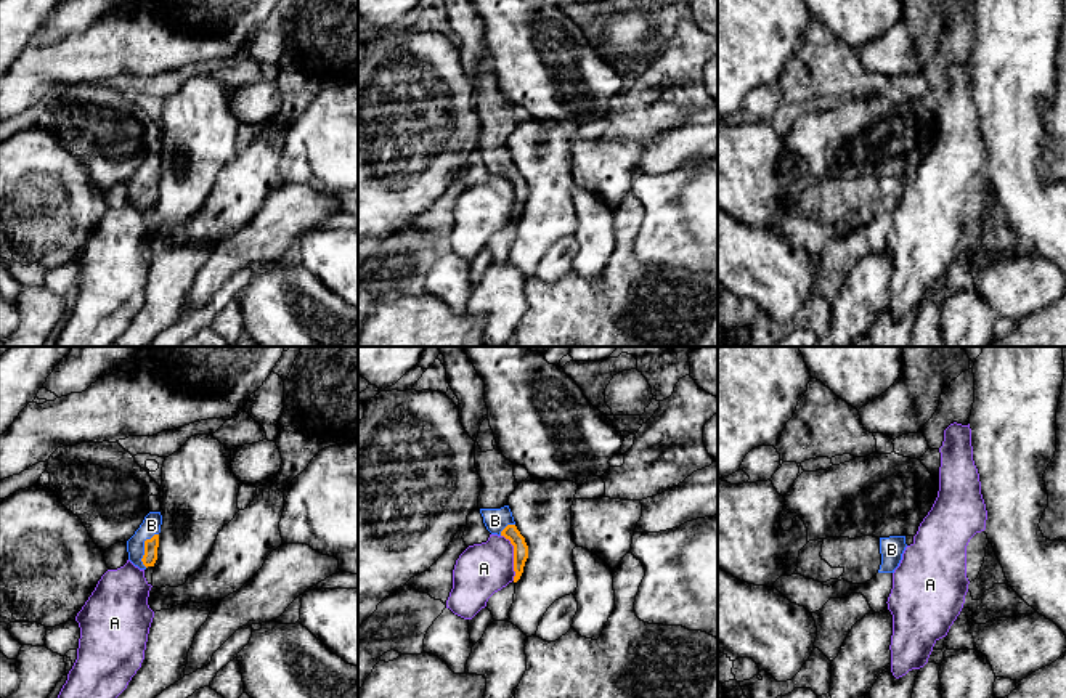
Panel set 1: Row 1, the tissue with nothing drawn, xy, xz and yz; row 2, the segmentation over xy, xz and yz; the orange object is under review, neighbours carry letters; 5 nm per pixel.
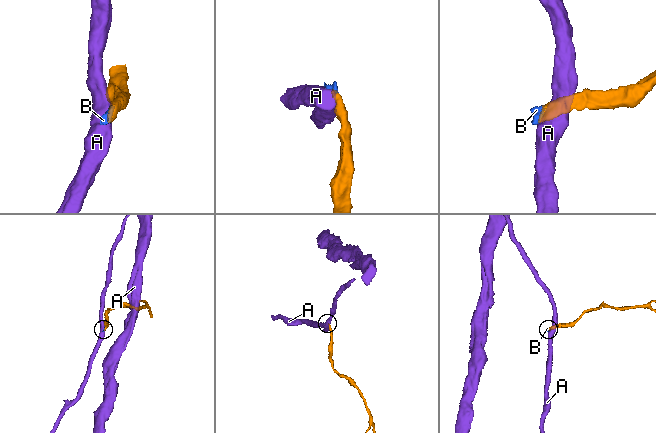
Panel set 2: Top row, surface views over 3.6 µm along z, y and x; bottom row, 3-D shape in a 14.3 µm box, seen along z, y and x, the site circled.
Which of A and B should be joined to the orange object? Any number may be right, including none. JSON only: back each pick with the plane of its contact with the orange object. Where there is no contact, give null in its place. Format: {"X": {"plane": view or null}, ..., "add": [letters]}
{"B": {"plane": "xy"}, "add": ["B"]}

